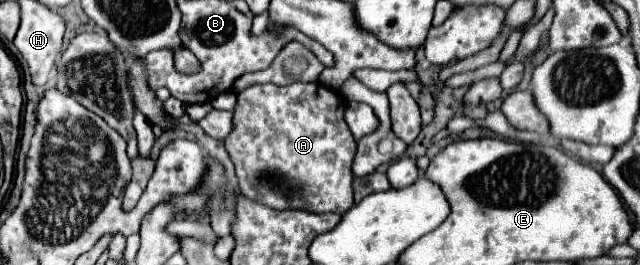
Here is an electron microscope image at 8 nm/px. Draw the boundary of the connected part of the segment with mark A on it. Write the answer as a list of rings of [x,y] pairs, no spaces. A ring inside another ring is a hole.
[[[320,82],[290,86],[256,84],[238,92],[234,130],[224,146],[236,166],[240,190],[270,208],[346,212],[352,204],[352,158],[356,140],[344,122],[344,98]],[[300,198],[306,206],[292,206]]]

